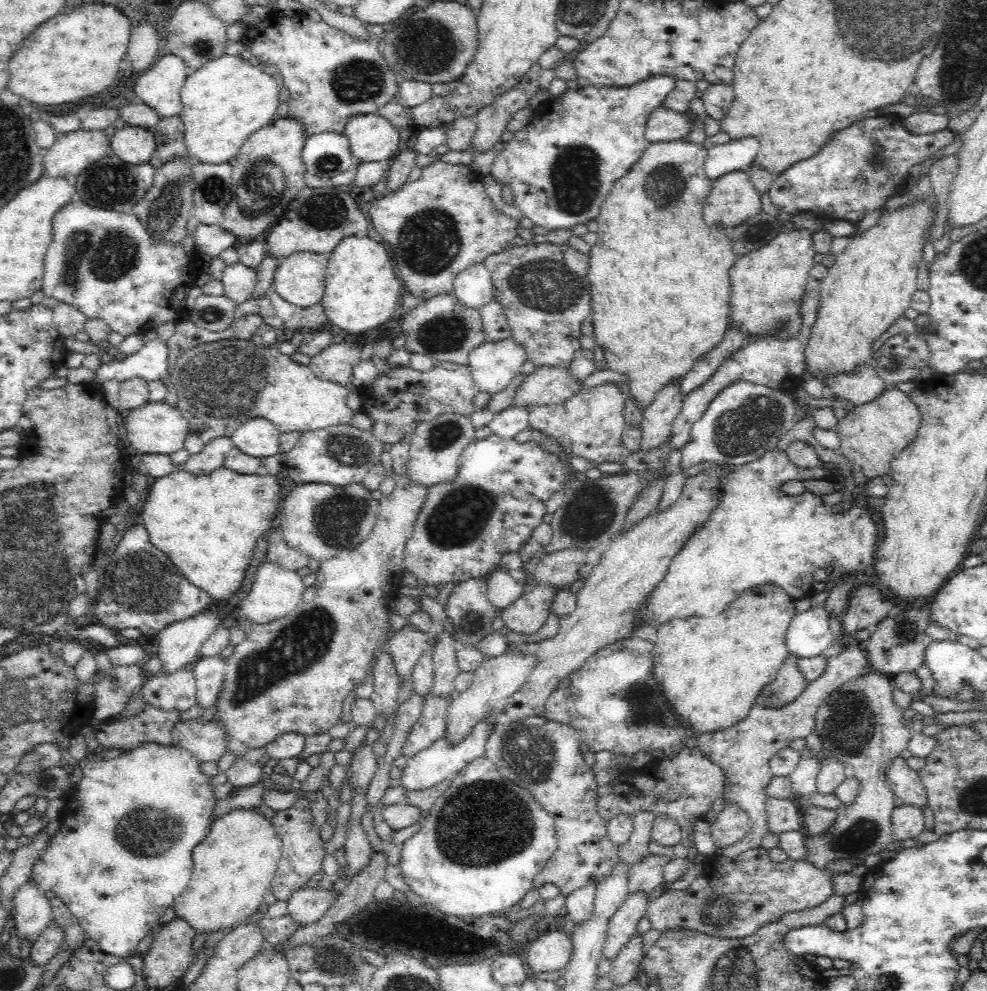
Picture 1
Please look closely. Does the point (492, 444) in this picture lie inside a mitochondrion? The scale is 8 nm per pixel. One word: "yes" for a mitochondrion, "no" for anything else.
no

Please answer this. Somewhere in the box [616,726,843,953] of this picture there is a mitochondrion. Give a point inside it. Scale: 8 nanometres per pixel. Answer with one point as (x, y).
(715, 904)

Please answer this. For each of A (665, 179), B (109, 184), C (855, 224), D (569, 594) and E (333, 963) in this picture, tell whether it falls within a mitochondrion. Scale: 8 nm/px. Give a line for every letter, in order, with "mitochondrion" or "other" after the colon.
A: mitochondrion
B: mitochondrion
C: other
D: other
E: mitochondrion

